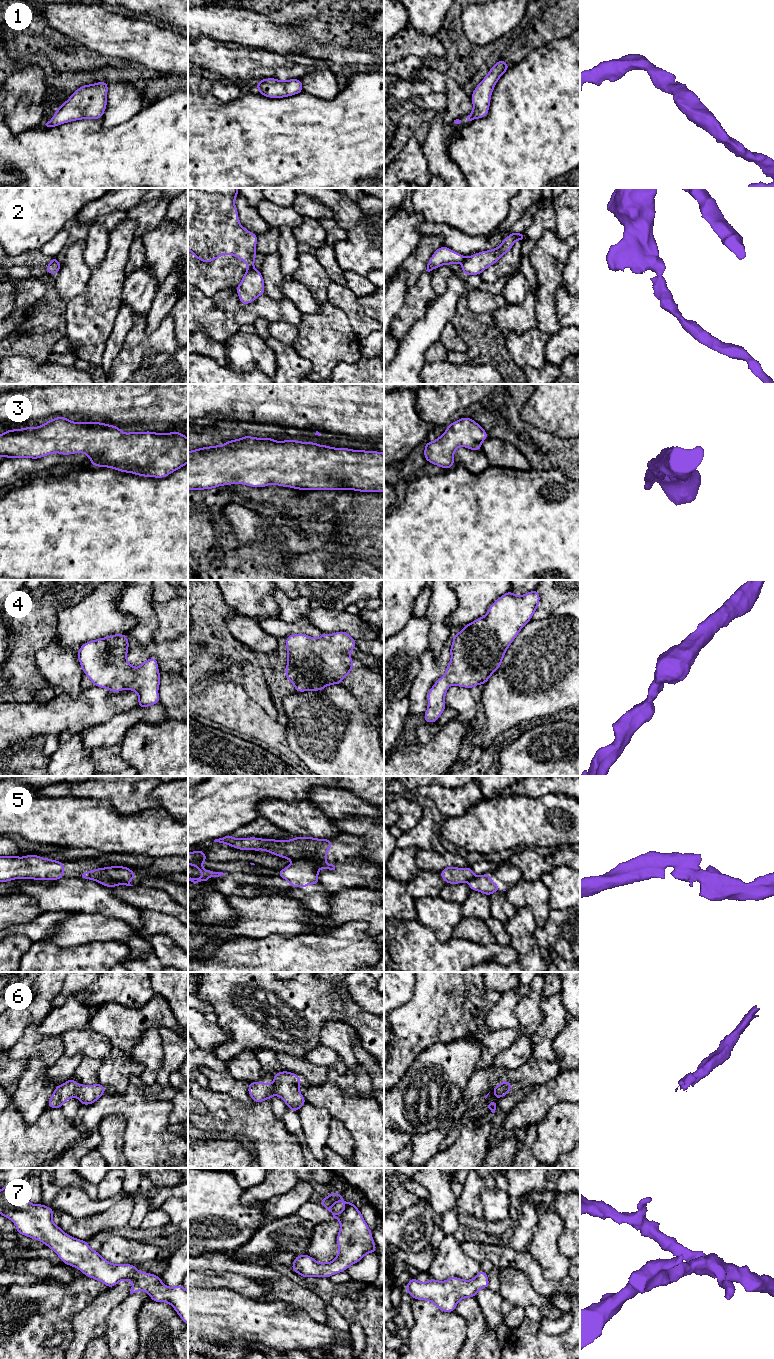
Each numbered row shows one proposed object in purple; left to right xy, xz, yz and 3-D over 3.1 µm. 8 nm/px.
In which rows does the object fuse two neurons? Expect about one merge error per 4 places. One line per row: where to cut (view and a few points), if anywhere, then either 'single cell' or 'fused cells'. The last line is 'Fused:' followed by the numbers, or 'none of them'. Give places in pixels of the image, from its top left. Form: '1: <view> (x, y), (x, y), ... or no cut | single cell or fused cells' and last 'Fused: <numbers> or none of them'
1: no cut | single cell
2: xz (253, 266), (247, 269) | fused cells
3: no cut | single cell
4: no cut | single cell
5: xz (325, 861), (295, 860), (293, 862) | fused cells
6: xy (77, 1084), (76, 1096) | fused cells
7: no cut | single cell
Fused: 2, 5, 6

